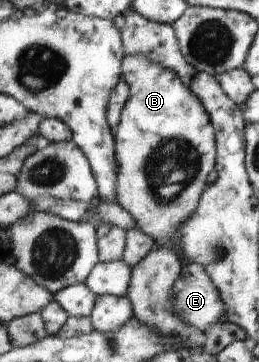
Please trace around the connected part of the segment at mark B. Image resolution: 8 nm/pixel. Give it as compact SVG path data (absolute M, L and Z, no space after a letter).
M125 53L123 59L123 81L128 83L131 93L128 95L127 105L124 106L124 111L120 115L120 123L117 126L115 133L116 144L116 199L121 207L128 211L133 219L136 220L137 227L143 230L146 234L149 234L153 239L155 246L169 246L176 251L179 259L183 264L190 265L190 260L185 260L180 253L180 250L176 247L172 241L174 240L174 233L180 226L184 219L189 219L195 213L197 204L199 203L207 185L207 175L209 171L216 166L216 132L212 126L212 122L209 119L208 112L205 111L204 104L197 99L197 96L181 81L174 71L169 68L164 68L161 64L157 64L151 60L148 60L145 56L135 54L127 55Z

